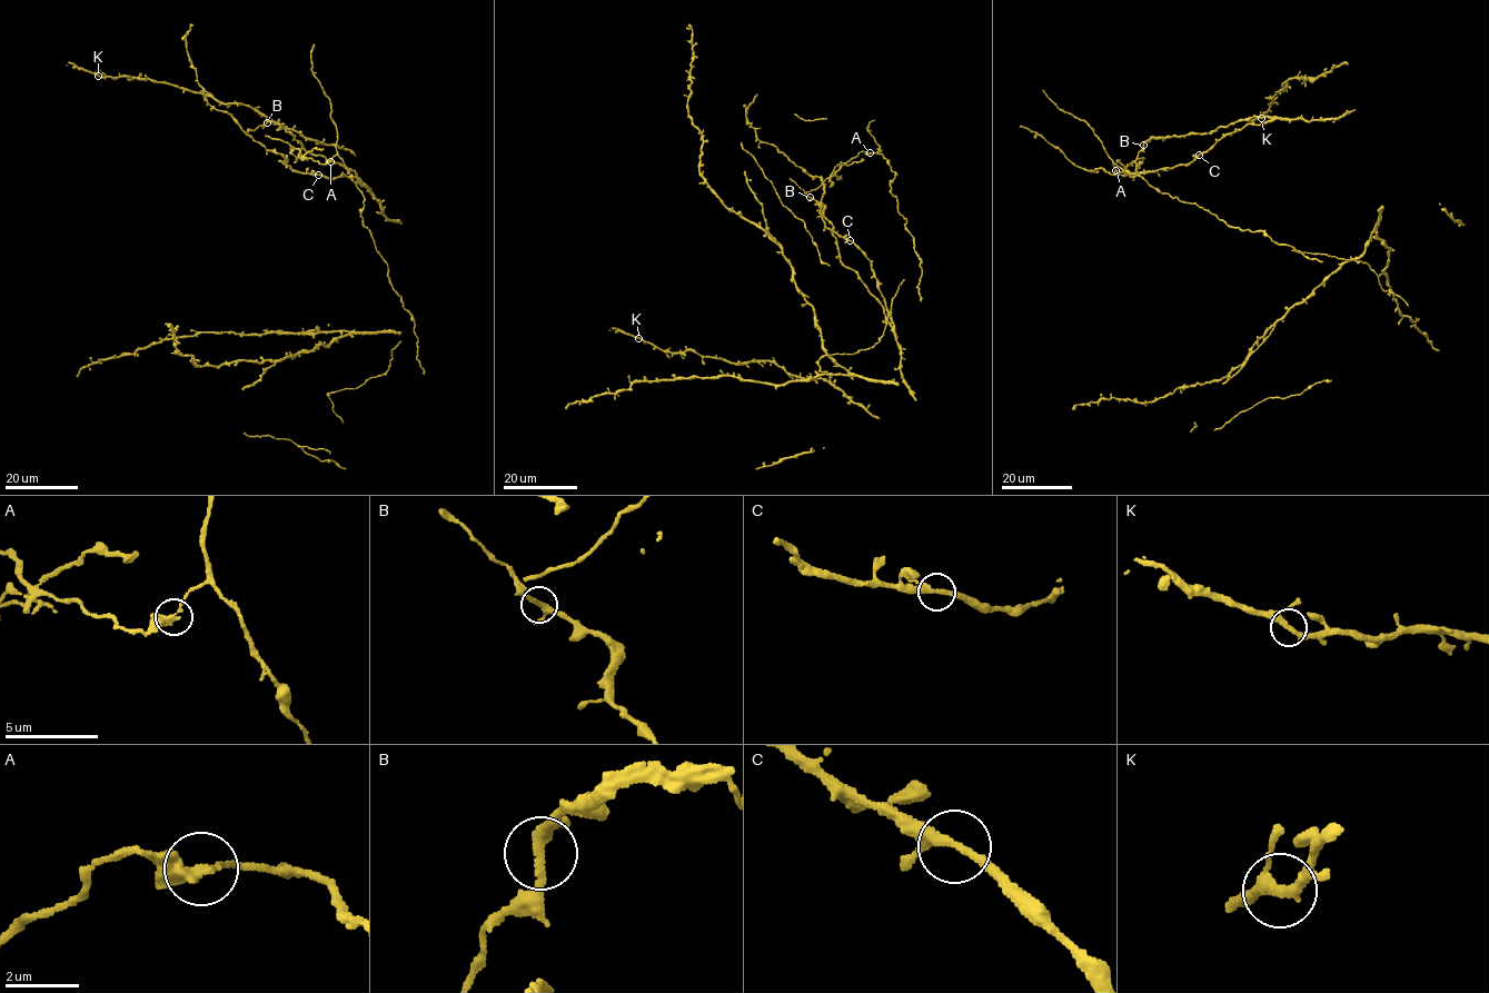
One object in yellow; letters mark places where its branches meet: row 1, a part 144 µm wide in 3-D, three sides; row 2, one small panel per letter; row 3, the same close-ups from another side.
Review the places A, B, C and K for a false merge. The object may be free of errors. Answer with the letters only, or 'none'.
A

